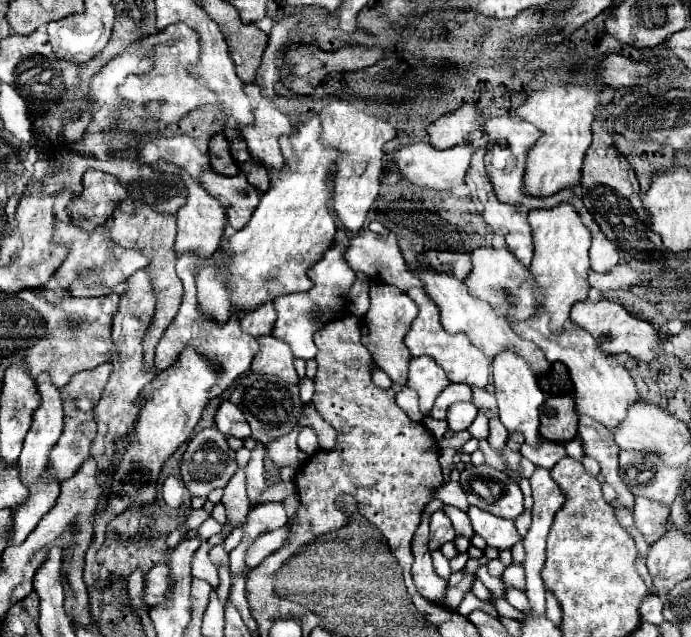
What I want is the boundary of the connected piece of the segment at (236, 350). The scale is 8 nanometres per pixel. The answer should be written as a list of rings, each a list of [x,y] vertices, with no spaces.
[[[184,252],[178,256],[178,262],[176,262],[176,274],[178,278],[182,280],[184,284],[184,300],[182,300],[182,306],[174,318],[174,322],[166,328],[164,336],[160,338],[158,346],[156,346],[156,366],[160,366],[160,370],[172,366],[172,362],[176,360],[178,352],[184,348],[184,346],[196,346],[196,350],[200,350],[200,354],[208,354],[208,358],[212,358],[212,362],[220,364],[220,382],[216,384],[216,390],[212,390],[212,398],[220,396],[228,386],[232,386],[232,382],[250,370],[250,364],[252,364],[252,358],[254,354],[260,350],[260,344],[258,344],[258,338],[254,338],[252,334],[244,332],[240,328],[240,318],[238,316],[230,316],[230,320],[226,320],[224,324],[218,324],[216,320],[208,318],[206,314],[202,314],[200,310],[200,304],[196,300],[196,274],[202,266],[220,266],[220,260],[216,256],[210,256],[210,258],[202,258],[202,256],[196,256],[194,252]]]

